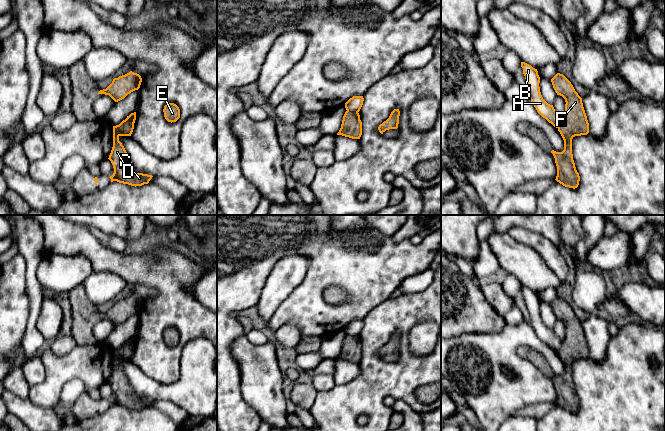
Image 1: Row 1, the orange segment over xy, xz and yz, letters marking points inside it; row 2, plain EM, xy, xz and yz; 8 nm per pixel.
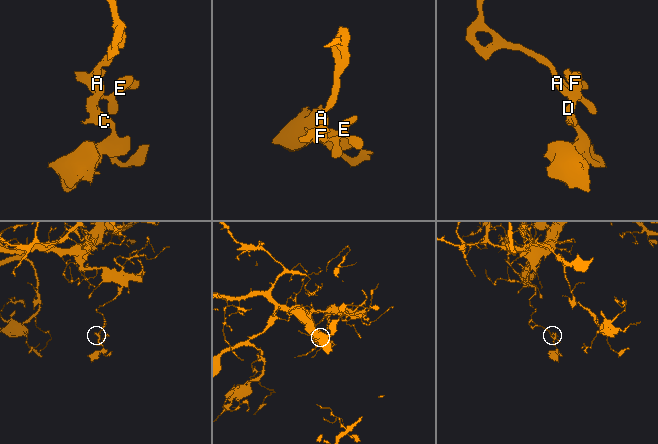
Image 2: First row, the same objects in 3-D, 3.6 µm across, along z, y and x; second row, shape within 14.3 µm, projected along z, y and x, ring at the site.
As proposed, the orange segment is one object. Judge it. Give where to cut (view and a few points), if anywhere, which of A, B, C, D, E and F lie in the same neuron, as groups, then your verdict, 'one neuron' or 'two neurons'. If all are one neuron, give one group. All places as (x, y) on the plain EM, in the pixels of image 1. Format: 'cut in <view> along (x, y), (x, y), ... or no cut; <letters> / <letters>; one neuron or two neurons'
cut in xz along (347, 334), (357, 336); A B / C D E F; two neurons

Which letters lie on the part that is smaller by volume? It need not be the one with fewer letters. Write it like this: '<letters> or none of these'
C, D, E, F

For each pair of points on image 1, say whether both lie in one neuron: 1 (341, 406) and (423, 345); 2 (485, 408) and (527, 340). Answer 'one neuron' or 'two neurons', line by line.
1: two neurons
2: one neuron

